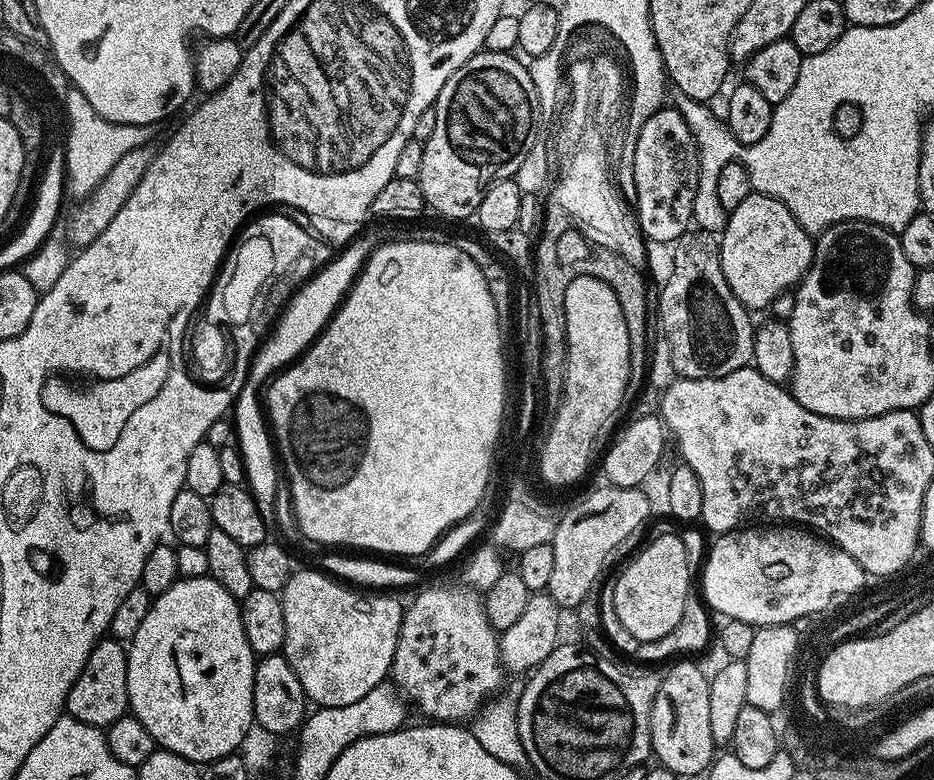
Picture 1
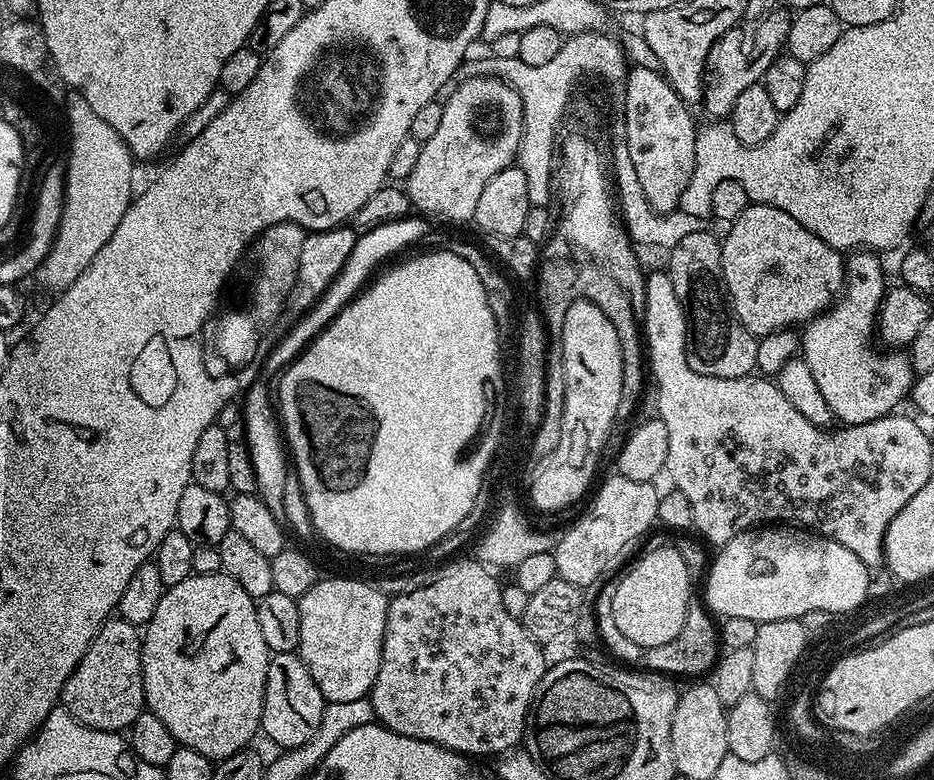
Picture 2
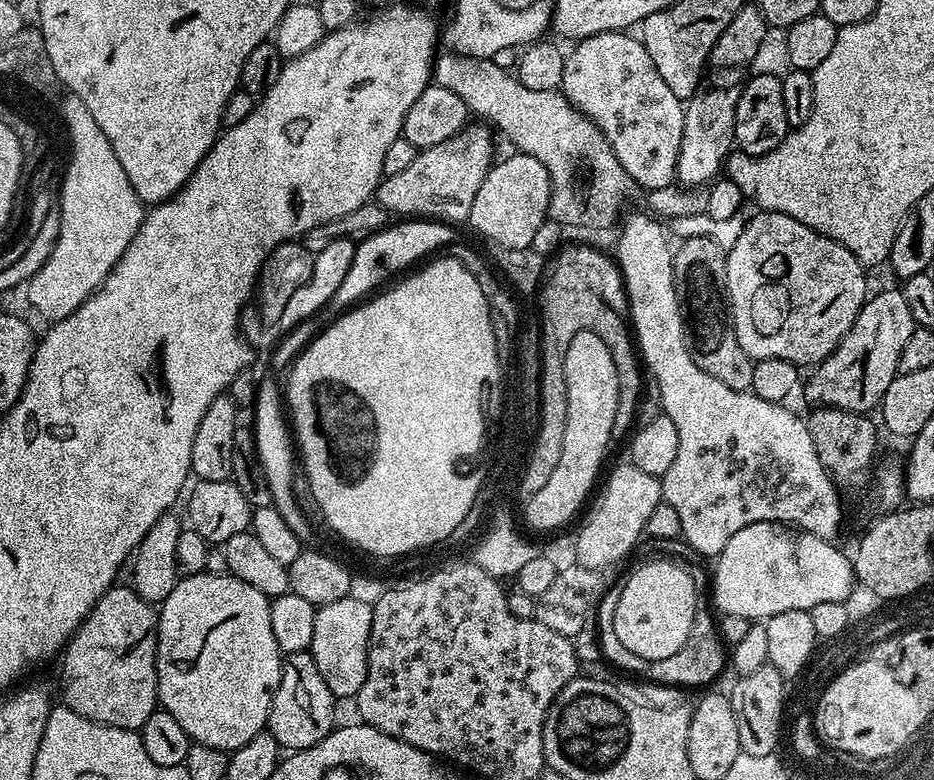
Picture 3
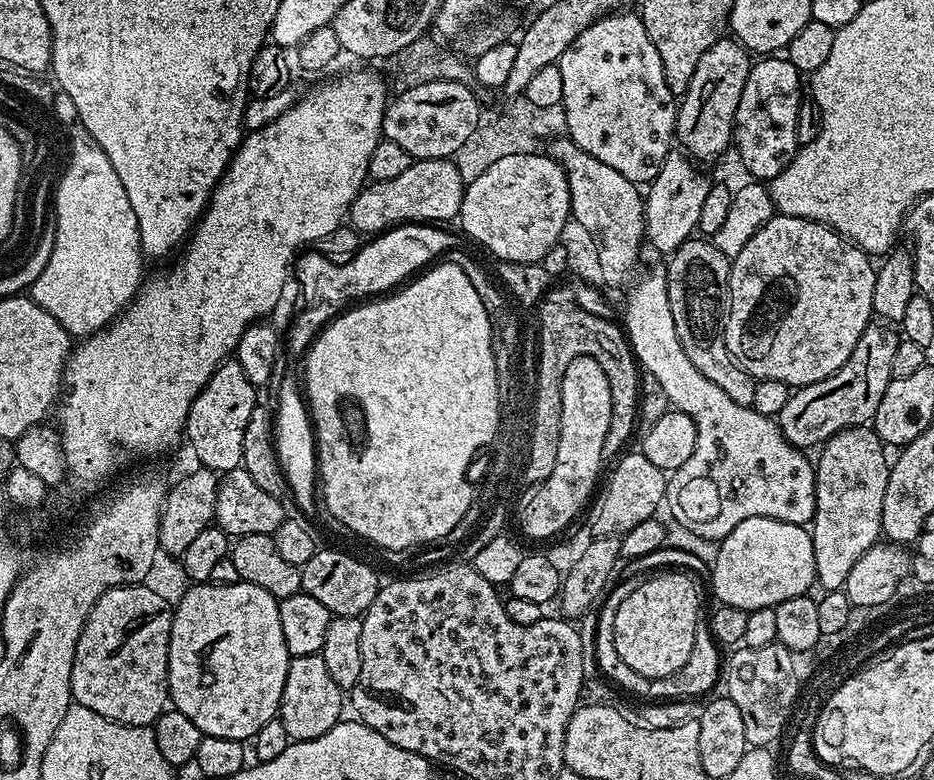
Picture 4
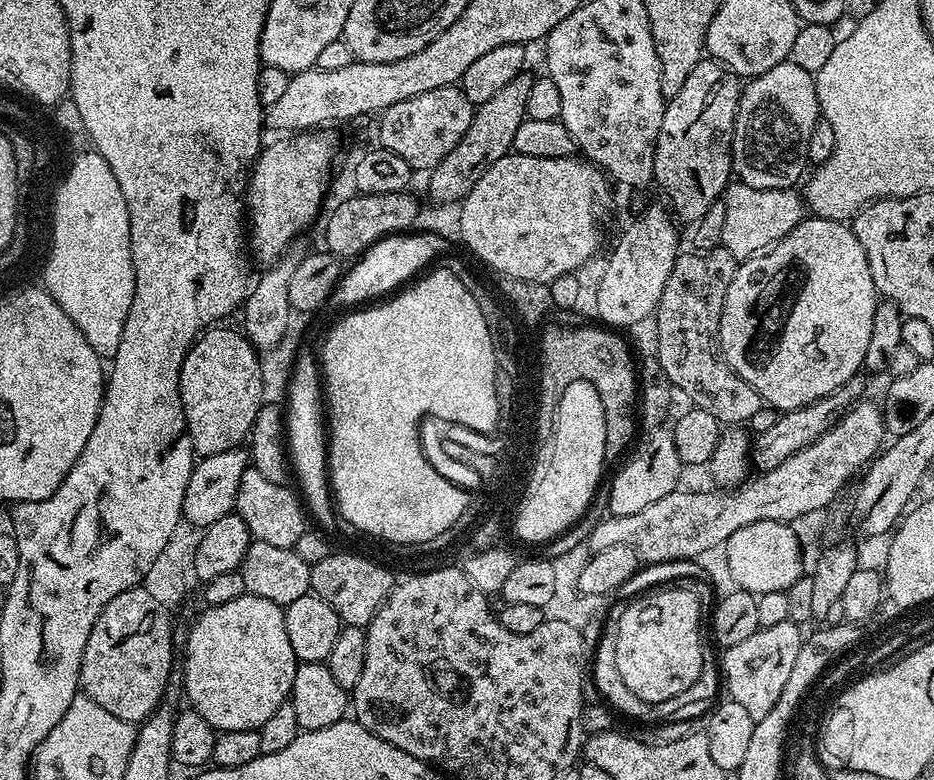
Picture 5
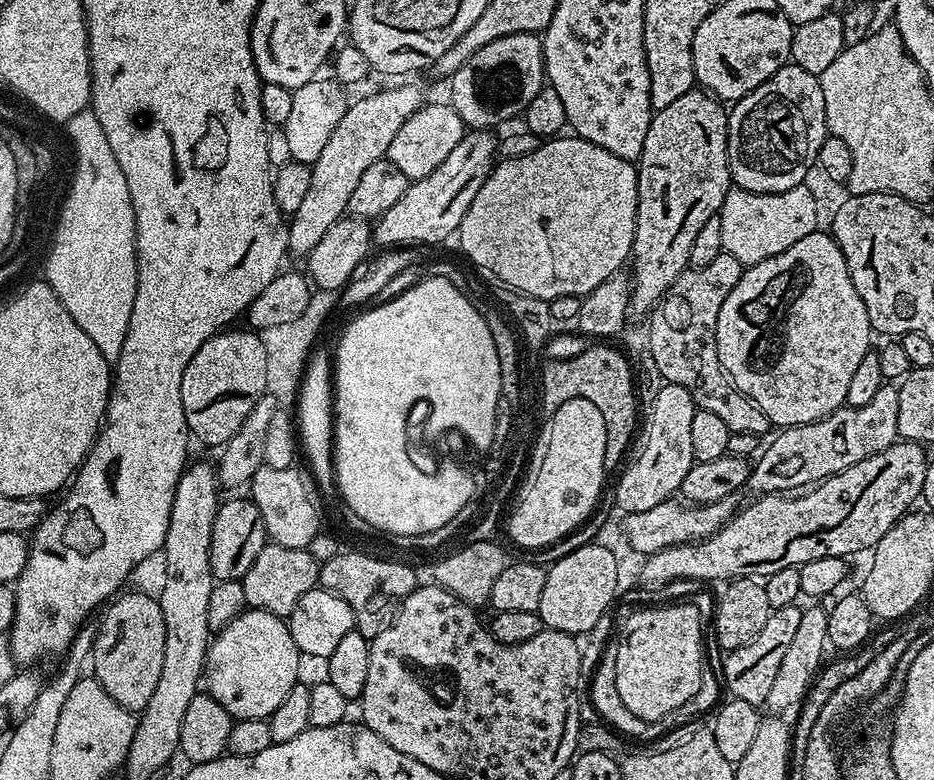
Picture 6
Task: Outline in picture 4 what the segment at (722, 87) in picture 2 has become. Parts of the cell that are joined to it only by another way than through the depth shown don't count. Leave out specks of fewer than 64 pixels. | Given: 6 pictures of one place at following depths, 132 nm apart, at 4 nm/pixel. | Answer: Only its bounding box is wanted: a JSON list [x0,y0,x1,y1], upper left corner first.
[644,151,712,254]

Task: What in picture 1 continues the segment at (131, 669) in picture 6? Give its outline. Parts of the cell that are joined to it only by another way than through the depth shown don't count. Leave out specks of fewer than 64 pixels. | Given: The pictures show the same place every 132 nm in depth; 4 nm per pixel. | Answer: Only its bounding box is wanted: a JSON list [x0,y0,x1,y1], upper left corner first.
[67,638,129,730]

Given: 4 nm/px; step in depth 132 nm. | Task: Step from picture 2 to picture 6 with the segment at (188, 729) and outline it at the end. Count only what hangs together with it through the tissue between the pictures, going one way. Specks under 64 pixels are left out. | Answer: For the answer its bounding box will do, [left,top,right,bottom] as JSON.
[203,608,302,721]

